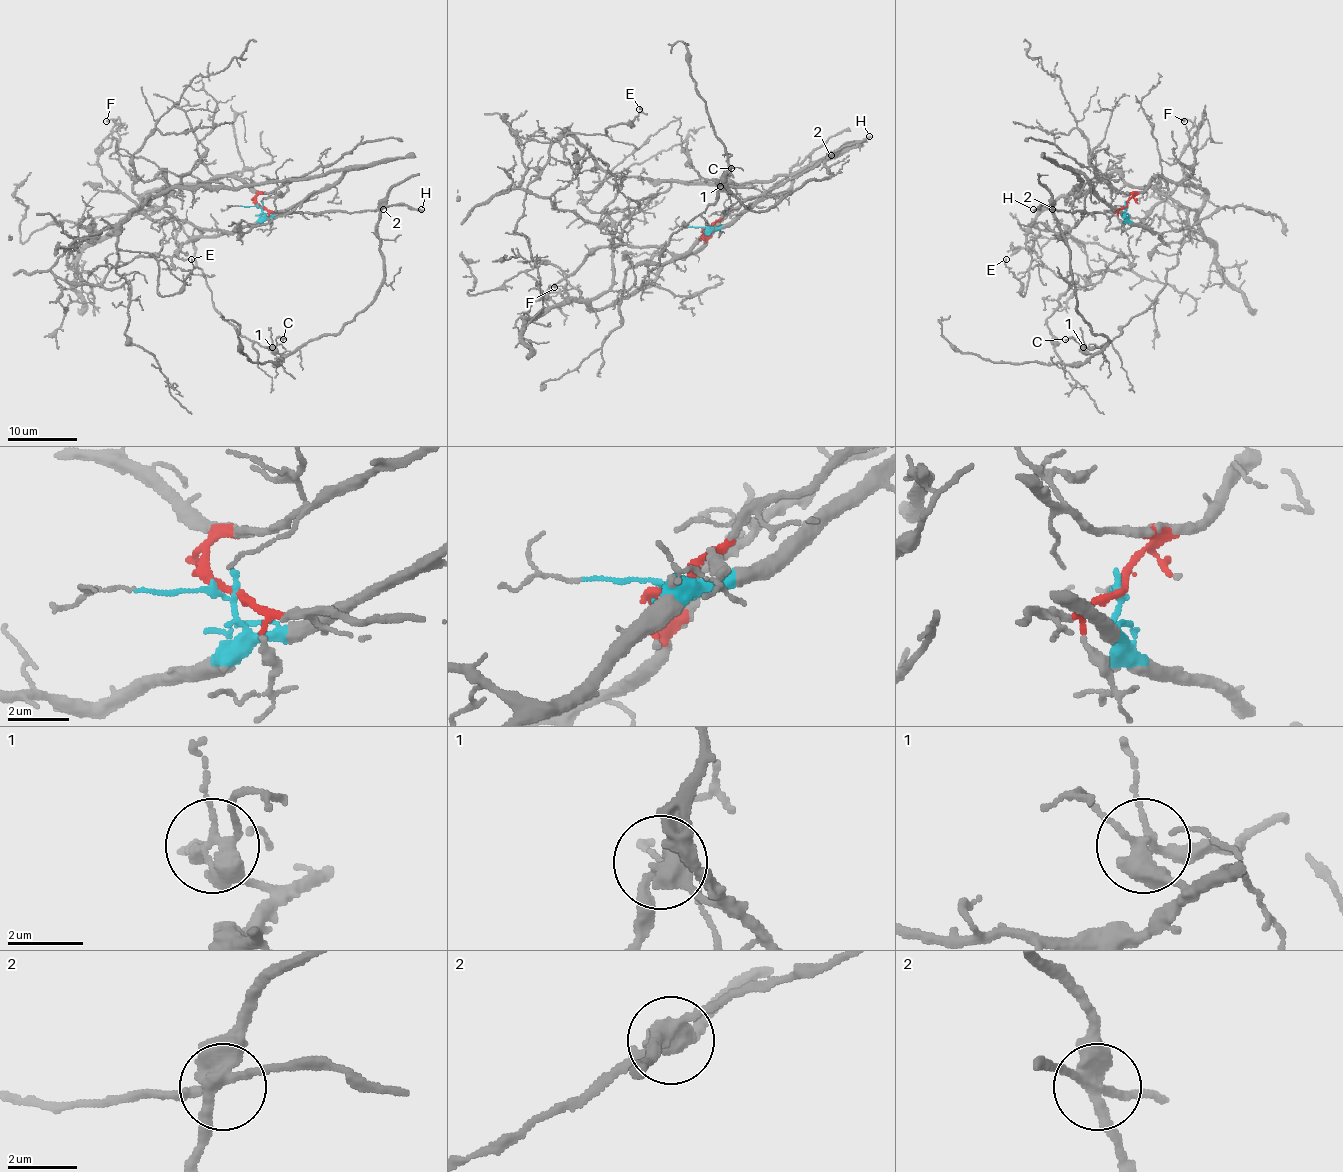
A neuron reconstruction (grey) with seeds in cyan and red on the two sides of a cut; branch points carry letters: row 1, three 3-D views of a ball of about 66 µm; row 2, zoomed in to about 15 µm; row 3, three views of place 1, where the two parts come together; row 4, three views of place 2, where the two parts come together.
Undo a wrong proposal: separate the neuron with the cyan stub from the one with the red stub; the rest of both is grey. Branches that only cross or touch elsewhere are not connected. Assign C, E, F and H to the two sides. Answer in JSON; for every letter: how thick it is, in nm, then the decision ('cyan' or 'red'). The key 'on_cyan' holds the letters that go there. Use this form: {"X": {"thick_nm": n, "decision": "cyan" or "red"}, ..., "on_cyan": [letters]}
{"C": {"thick_nm": 100, "decision": "red"}, "E": {"thick_nm": 110, "decision": "cyan"}, "F": {"thick_nm": 160, "decision": "cyan"}, "H": {"thick_nm": 200, "decision": "red"}, "on_cyan": ["E", "F"]}

